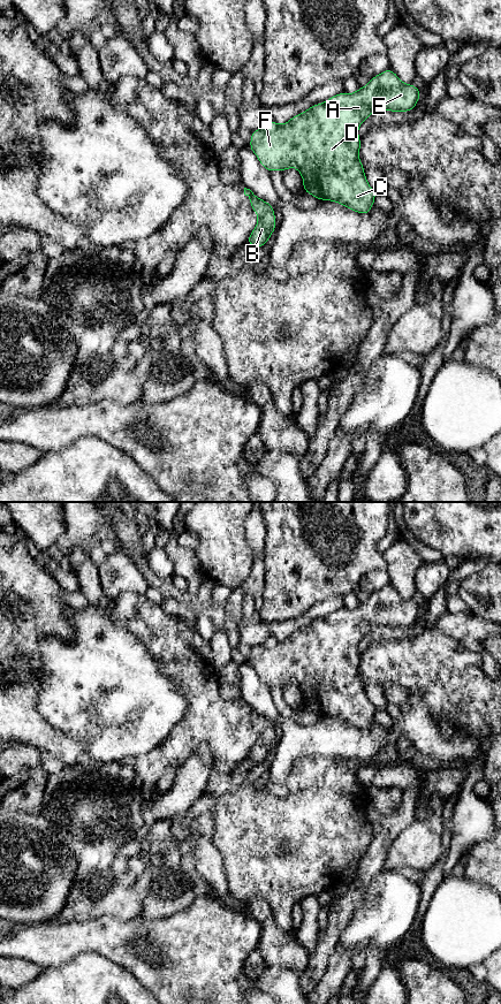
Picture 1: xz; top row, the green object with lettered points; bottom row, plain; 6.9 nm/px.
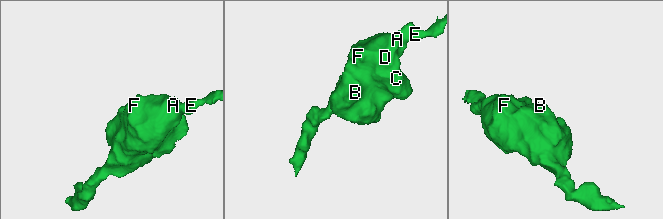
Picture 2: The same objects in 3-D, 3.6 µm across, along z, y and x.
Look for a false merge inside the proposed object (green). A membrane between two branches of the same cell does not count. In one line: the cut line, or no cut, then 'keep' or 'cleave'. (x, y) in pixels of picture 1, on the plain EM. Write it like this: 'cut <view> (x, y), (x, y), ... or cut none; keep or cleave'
cut none; keep

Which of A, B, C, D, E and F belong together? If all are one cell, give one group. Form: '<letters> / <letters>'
A B C D E F

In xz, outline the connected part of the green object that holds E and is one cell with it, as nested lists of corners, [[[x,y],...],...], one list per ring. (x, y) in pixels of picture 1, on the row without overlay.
[[[390,585],[375,591],[355,609],[337,609],[293,632],[284,640],[273,636],[252,647],[250,665],[270,689],[295,683],[303,693],[303,706],[321,716],[336,717],[351,727],[370,730],[377,708],[367,699],[359,676],[359,641],[374,626],[410,628],[420,614],[420,606],[404,600]]]

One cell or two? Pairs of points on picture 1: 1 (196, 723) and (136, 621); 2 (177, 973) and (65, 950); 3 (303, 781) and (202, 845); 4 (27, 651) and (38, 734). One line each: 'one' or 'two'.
1: one
2: one
3: two
4: one

